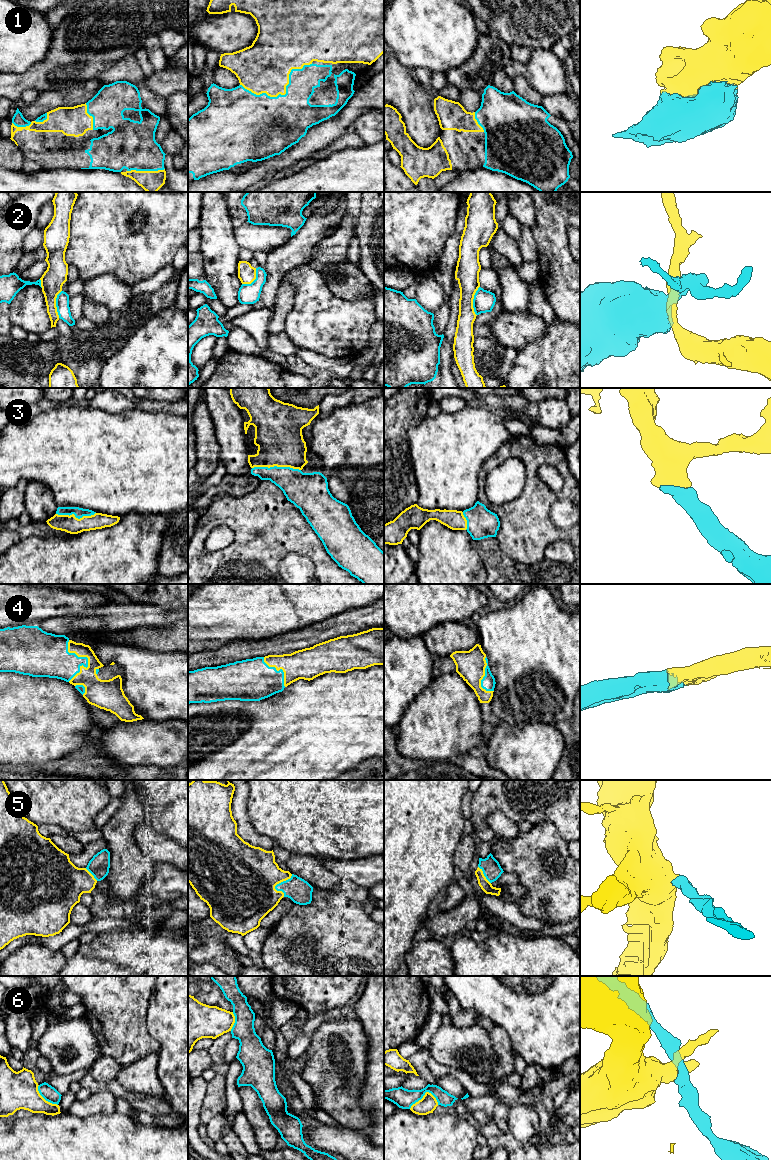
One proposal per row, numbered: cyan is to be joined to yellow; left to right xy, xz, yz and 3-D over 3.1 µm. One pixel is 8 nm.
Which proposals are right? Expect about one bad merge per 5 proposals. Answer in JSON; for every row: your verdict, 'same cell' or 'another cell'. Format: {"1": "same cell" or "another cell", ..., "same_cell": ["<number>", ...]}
{"1": "same cell", "2": "another cell", "3": "same cell", "4": "same cell", "5": "same cell", "6": "another cell", "same_cell": ["1", "3", "4", "5"]}

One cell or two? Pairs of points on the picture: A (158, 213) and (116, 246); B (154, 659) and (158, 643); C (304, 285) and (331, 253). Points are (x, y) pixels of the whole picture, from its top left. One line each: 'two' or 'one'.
A: one
B: two
C: two

